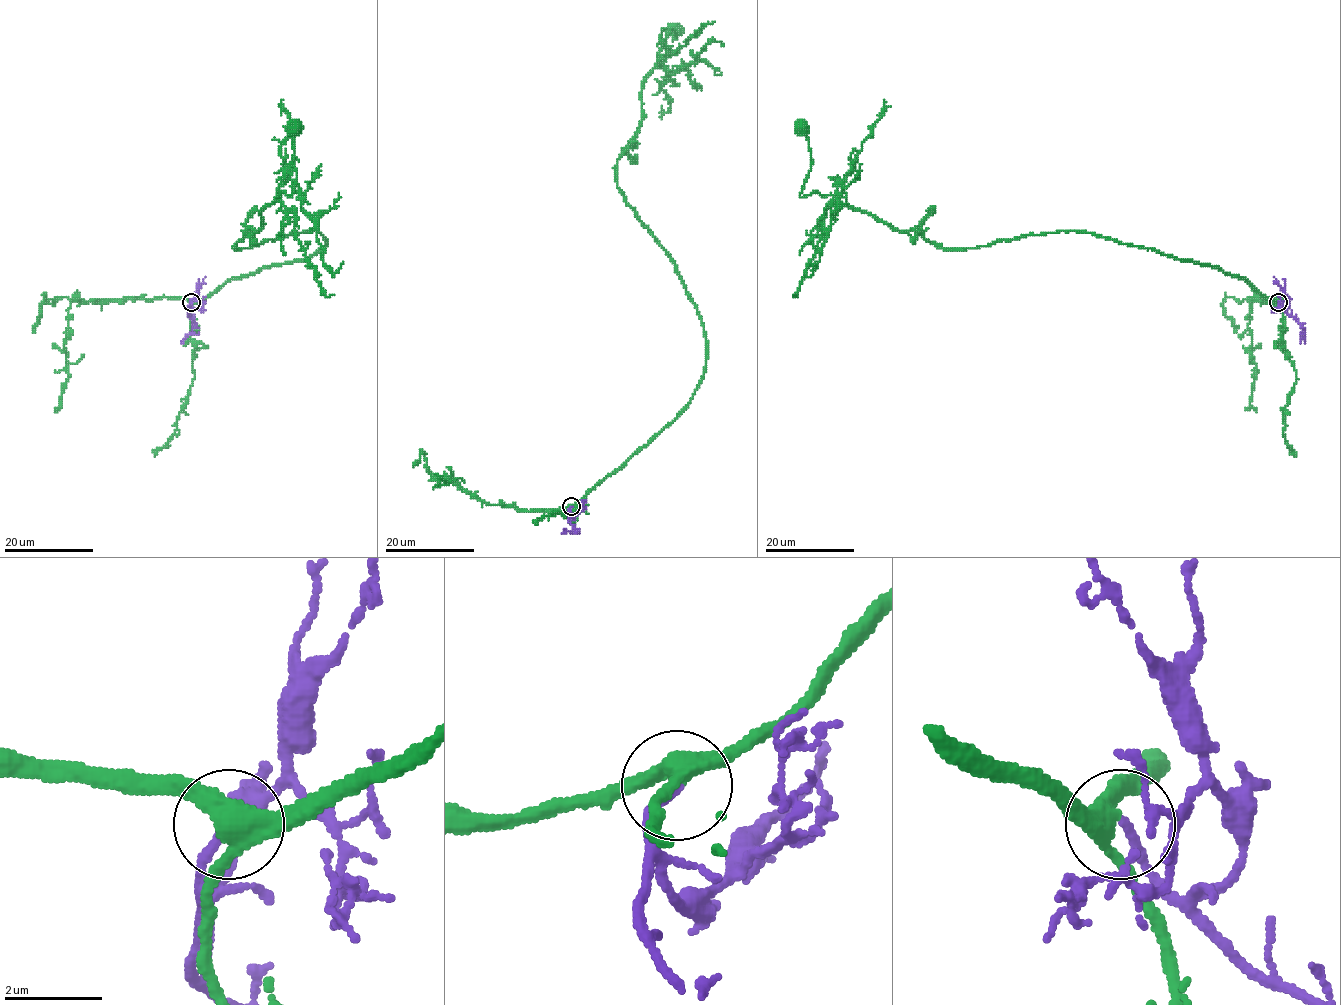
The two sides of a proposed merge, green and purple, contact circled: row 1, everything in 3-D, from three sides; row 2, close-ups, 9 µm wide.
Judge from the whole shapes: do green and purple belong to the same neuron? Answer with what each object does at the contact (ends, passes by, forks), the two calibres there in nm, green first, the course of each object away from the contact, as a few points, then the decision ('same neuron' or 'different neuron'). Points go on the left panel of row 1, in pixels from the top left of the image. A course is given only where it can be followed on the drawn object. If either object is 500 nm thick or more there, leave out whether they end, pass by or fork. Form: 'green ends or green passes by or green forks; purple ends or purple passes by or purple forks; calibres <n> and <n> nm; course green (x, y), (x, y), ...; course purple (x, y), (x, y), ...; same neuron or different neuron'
green forks; purple ends; calibres 360 and 180 nm; course green (190, 303), (326, 244), (306, 231), (236, 248), (277, 195), (290, 196), (294, 128); course purple (190, 303), (187, 315), (193, 325), (190, 333), (180, 343); same neuron

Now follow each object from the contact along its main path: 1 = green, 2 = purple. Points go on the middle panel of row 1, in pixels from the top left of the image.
1: (571, 506), (676, 417), (705, 365), (696, 304), (616, 185), (617, 158), (642, 117), (643, 82), (675, 30)
2: (571, 506), (568, 518), (573, 529), (561, 534)

